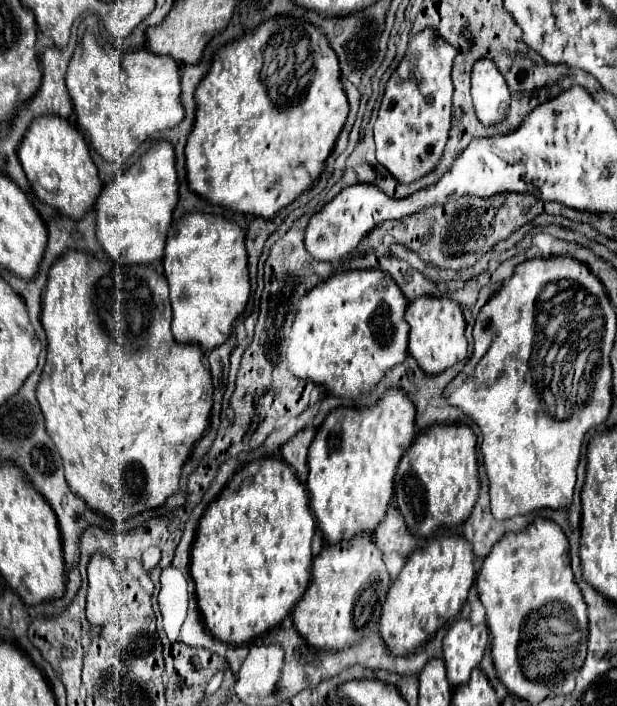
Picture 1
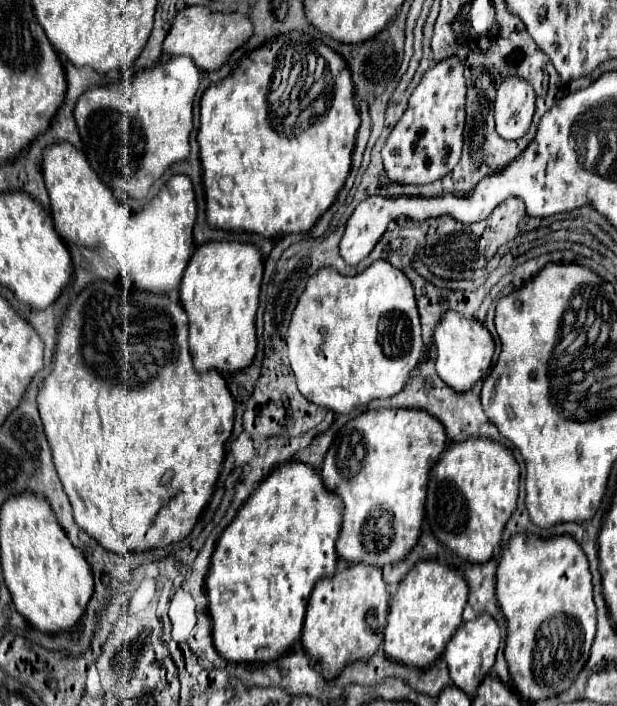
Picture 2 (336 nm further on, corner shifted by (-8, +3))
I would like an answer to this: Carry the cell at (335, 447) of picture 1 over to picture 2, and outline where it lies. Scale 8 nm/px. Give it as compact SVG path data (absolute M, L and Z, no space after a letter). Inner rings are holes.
M410 408L368 410L356 418L352 434L338 436L332 442L324 458L322 480L344 502L344 522L336 540L336 552L340 558L354 564L366 562L372 566L384 566L402 560L412 550L424 518L428 472L434 462L438 462L444 448L446 432L442 430L442 424L424 410Z

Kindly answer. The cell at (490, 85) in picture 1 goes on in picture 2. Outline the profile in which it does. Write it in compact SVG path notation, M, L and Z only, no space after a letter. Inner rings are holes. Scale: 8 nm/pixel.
M506 76L496 92L494 122L504 140L522 138L534 116L534 90L520 76Z

